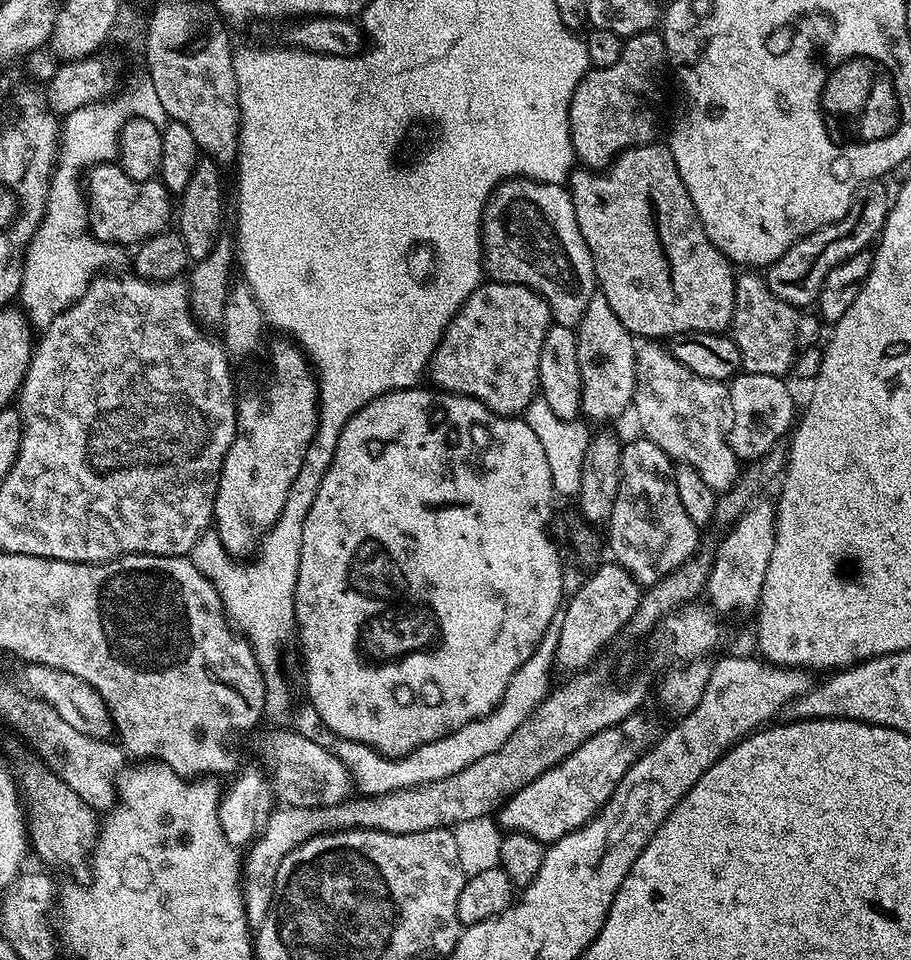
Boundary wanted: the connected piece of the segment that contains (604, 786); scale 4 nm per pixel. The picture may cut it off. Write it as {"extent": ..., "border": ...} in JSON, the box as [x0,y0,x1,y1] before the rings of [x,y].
{"extent":[498,710,657,846],"border":[[[637,710],[624,719],[622,727],[607,728],[582,742],[582,746],[565,756],[556,767],[507,797],[498,808],[503,831],[525,832],[547,846],[588,823],[612,797],[629,766],[657,739],[655,722],[642,713]]]}

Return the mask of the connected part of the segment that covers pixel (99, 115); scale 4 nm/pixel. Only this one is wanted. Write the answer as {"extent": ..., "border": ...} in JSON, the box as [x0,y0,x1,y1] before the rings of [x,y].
{"extent":[18,78,166,330],"border":[[[146,78],[136,84],[121,100],[109,98],[98,104],[87,104],[82,110],[74,110],[63,117],[56,167],[52,173],[52,185],[42,222],[26,245],[22,257],[22,286],[18,297],[19,307],[33,329],[43,330],[81,296],[88,283],[103,273],[112,270],[120,260],[121,249],[115,244],[104,244],[92,235],[88,227],[88,202],[82,177],[87,169],[96,164],[107,164],[117,159],[116,151],[120,131],[131,116],[146,118],[163,125],[166,117],[154,86]]]}

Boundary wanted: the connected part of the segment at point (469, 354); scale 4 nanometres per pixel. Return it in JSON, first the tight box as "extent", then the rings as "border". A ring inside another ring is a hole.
{"extent":[427,282,552,417],"border":[[[495,282],[481,283],[480,287],[475,288],[470,294],[470,298],[466,298],[466,302],[461,304],[460,309],[454,314],[454,318],[449,322],[444,337],[441,338],[440,344],[434,350],[432,360],[428,363],[427,375],[429,377],[432,375],[433,382],[431,381],[431,383],[441,392],[454,392],[457,396],[469,396],[471,400],[477,400],[482,406],[489,408],[496,416],[519,417],[530,406],[530,402],[537,399],[540,386],[538,357],[542,355],[542,338],[546,338],[546,330],[552,323],[552,311],[548,309],[547,302],[538,293],[532,292],[526,286],[521,284],[498,284]]]}

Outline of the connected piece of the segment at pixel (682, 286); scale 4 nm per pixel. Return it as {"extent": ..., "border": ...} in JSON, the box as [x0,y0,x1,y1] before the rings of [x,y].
{"extent":[566,142,736,338],"border":[[[653,142],[649,144],[638,145],[634,148],[624,150],[617,156],[606,170],[589,170],[580,166],[573,171],[572,175],[566,181],[566,187],[572,194],[574,210],[578,218],[578,230],[586,242],[586,246],[592,255],[592,265],[596,271],[596,282],[599,295],[610,302],[610,310],[618,314],[618,322],[626,326],[626,330],[632,333],[636,338],[671,338],[678,334],[687,332],[722,332],[729,331],[732,315],[736,309],[736,277],[734,265],[731,260],[725,258],[710,242],[706,230],[700,221],[700,215],[696,212],[694,202],[682,182],[682,178],[676,169],[676,163],[672,157],[672,151],[663,143]]]}

